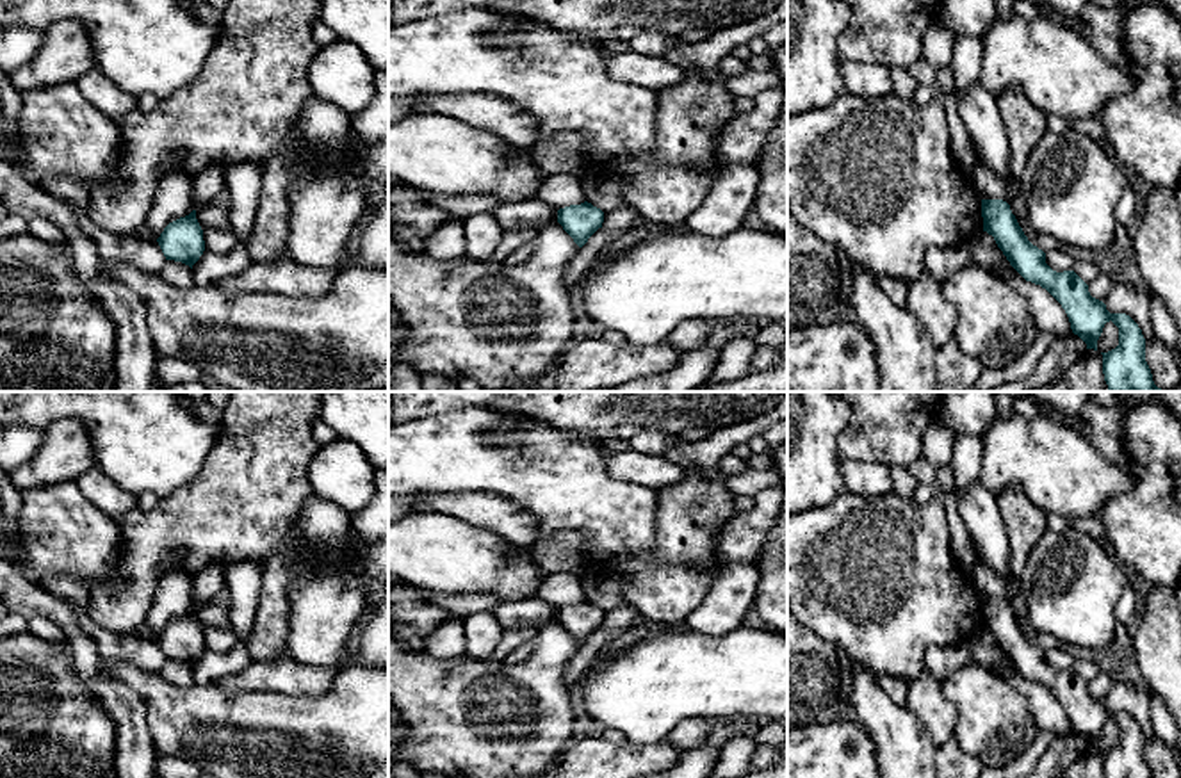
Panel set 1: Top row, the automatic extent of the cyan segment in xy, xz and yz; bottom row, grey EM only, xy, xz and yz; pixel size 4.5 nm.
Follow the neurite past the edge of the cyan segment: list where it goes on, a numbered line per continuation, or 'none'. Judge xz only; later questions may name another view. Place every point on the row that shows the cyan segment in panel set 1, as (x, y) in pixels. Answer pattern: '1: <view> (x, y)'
none

